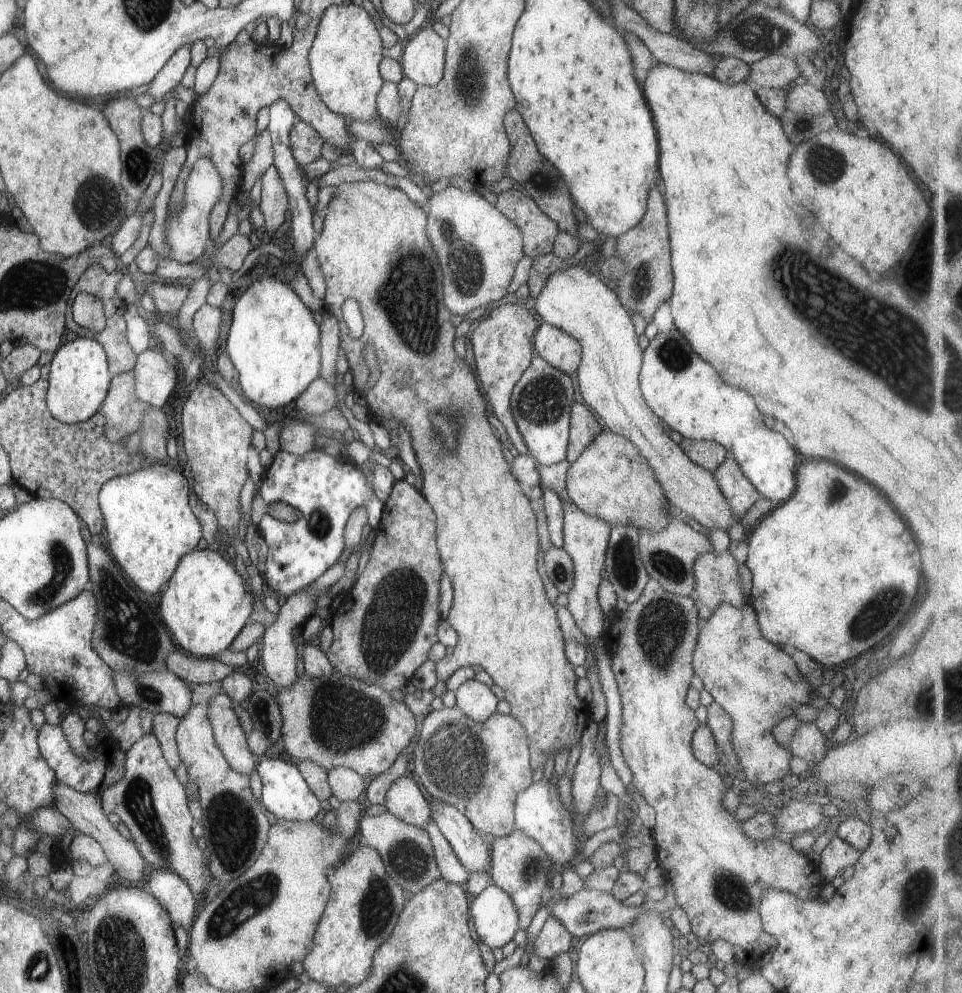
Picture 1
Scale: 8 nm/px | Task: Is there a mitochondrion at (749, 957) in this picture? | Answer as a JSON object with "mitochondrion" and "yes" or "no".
{"mitochondrion":"no"}

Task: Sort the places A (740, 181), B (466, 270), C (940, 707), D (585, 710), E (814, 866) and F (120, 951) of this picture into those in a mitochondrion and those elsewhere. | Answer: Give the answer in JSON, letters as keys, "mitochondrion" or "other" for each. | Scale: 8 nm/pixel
{"A":"other","B":"mitochondrion","C":"mitochondrion","D":"other","E":"other","F":"mitochondrion"}

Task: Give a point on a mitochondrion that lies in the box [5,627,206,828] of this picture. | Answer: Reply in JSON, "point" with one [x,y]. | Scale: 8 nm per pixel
{"point":[149,694]}

